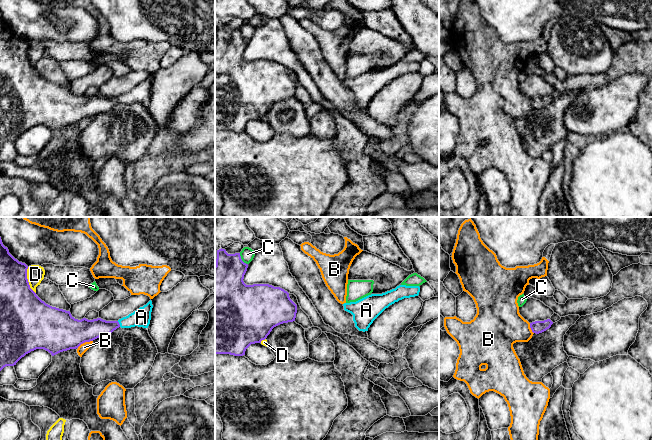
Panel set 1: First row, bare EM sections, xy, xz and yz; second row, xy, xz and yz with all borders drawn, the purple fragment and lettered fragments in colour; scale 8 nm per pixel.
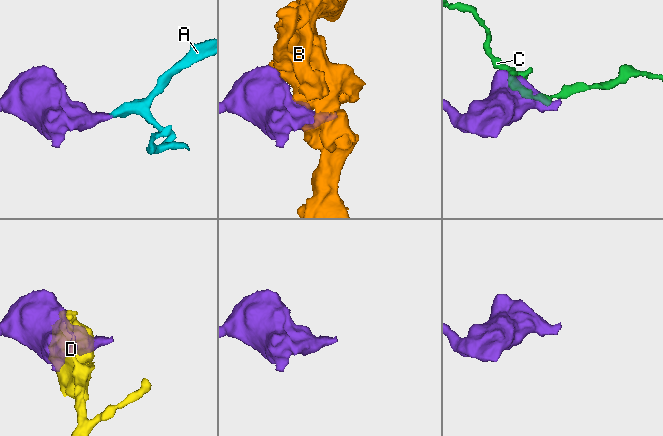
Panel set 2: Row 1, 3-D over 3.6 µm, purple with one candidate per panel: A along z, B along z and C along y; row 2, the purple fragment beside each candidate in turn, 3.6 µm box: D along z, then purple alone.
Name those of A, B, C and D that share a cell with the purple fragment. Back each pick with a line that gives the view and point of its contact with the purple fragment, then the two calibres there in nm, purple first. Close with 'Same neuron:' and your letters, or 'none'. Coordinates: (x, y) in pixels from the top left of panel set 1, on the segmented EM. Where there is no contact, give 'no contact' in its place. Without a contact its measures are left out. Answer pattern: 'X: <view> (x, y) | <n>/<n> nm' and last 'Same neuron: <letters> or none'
A: xy (119, 324) | 170/150 nm
Same neuron: A

